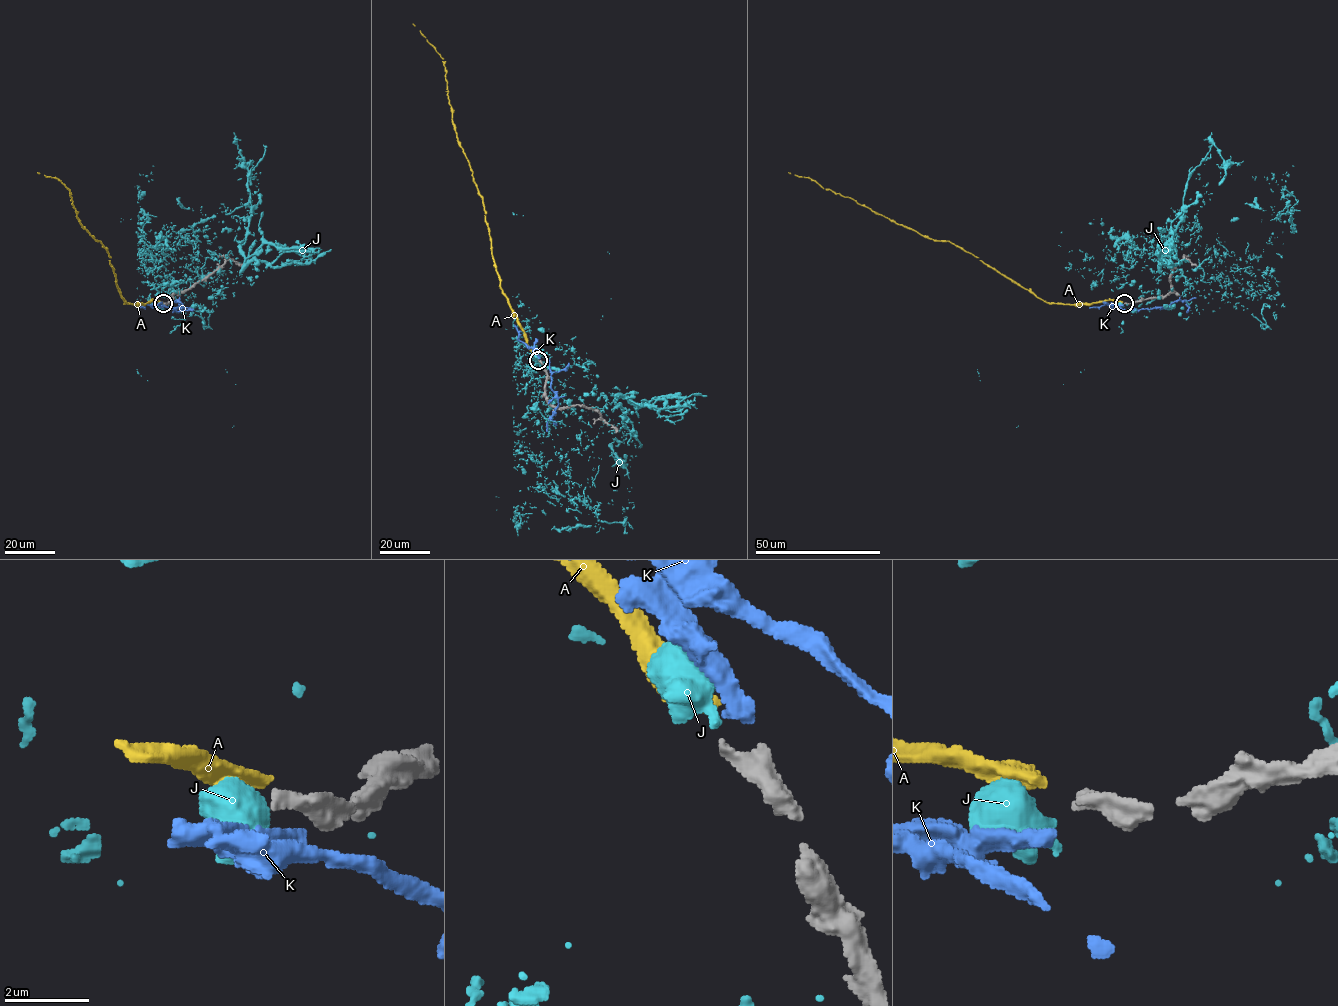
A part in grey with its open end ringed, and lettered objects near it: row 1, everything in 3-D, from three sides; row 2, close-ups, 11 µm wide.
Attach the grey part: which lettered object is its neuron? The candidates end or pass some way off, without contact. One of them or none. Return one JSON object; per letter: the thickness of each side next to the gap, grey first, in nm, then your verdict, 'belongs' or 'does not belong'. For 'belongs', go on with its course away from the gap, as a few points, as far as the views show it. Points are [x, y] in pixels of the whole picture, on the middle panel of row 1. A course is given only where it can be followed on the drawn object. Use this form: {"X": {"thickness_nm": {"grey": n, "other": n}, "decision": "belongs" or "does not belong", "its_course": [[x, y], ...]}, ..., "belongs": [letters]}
{"A": {"thickness_nm": {"grey": 340, "other": 400}, "decision": "belongs", "its_course": [[538, 358], [528, 345], [526, 334], [501, 288], [482, 197], [452, 119], [443, 58], [412, 23]]}, "J": {"thickness_nm": {"grey": 340, "other": 550}, "decision": "does not belong"}, "K": {"thickness_nm": {"grey": 340, "other": 440}, "decision": "does not belong"}, "belongs": ["A"]}

